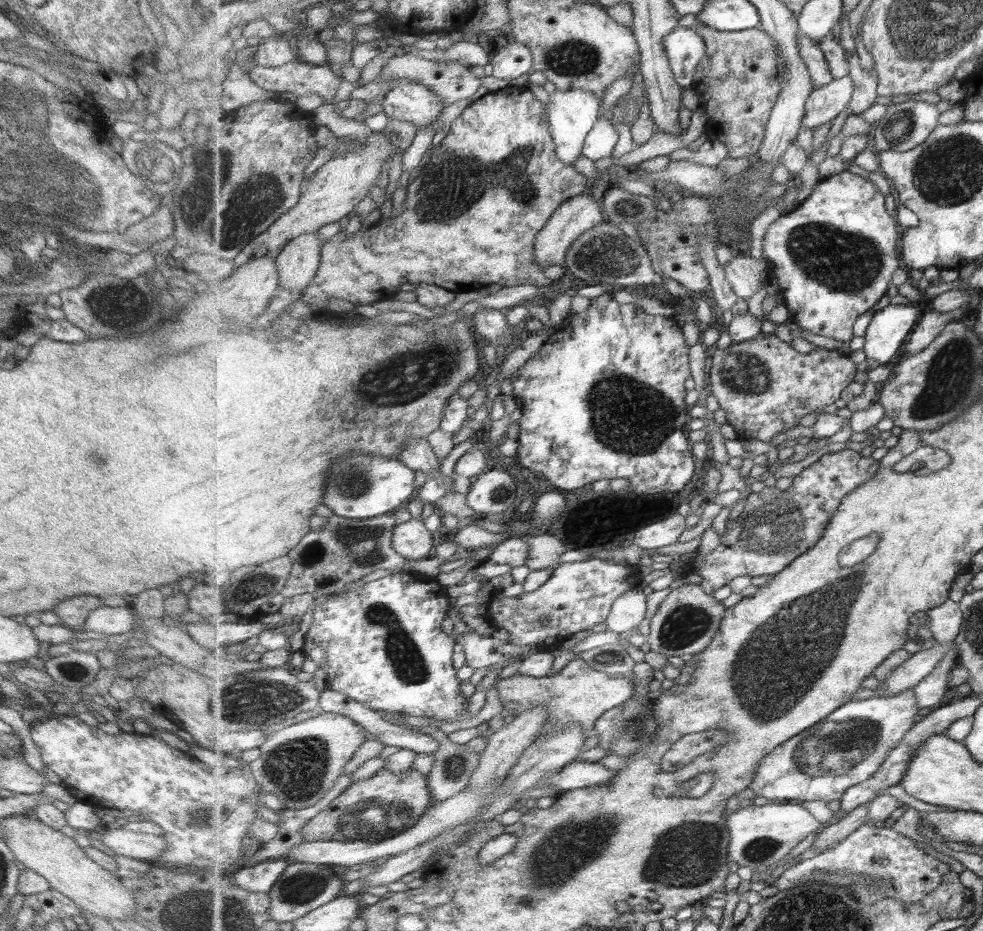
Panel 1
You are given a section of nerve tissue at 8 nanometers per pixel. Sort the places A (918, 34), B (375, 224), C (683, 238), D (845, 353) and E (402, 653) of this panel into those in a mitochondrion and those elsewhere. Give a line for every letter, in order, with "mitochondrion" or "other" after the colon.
A: mitochondrion
B: other
C: other
D: other
E: mitochondrion

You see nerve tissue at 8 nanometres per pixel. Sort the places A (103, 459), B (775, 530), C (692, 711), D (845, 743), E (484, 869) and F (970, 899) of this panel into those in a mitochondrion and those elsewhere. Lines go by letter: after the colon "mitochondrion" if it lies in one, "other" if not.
A: mitochondrion
B: mitochondrion
C: other
D: mitochondrion
E: other
F: other

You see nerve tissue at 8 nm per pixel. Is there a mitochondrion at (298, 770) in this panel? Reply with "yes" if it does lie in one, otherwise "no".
yes

